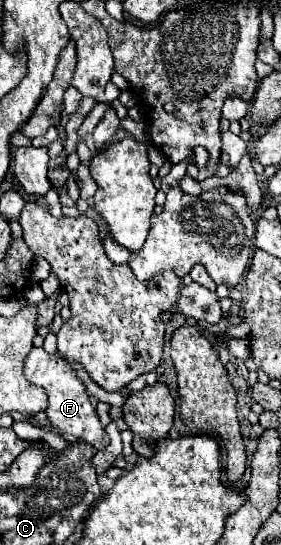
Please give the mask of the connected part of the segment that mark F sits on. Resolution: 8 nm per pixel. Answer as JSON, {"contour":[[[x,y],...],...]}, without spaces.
{"contour":[[[32,347],[32,351],[28,353],[28,357],[24,361],[24,375],[30,383],[36,383],[36,385],[44,387],[44,391],[48,395],[46,415],[48,415],[48,419],[54,427],[74,435],[76,439],[80,439],[88,445],[92,445],[96,451],[102,451],[106,447],[104,427],[98,421],[98,415],[92,407],[92,401],[86,393],[84,383],[76,377],[76,371],[58,353],[50,355],[42,347]]]}

